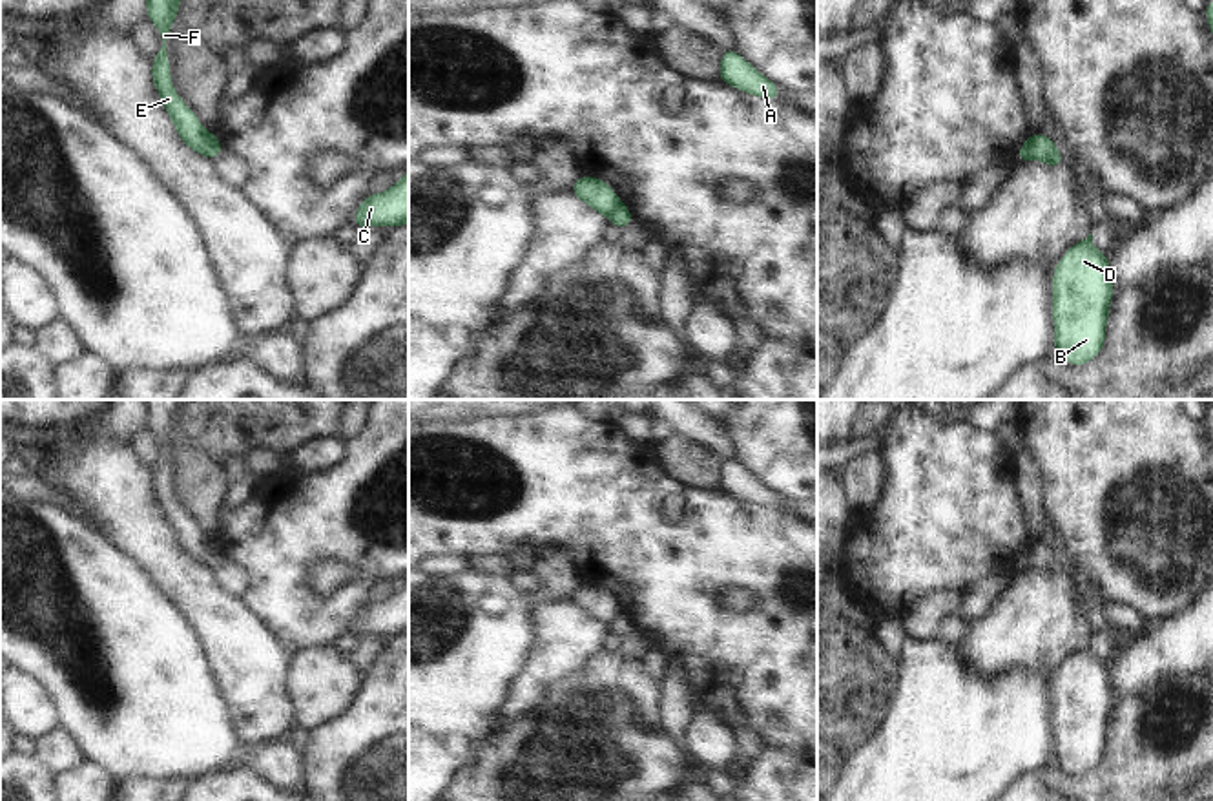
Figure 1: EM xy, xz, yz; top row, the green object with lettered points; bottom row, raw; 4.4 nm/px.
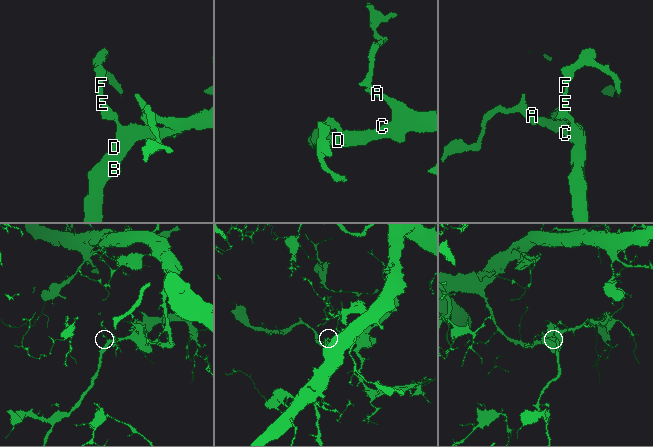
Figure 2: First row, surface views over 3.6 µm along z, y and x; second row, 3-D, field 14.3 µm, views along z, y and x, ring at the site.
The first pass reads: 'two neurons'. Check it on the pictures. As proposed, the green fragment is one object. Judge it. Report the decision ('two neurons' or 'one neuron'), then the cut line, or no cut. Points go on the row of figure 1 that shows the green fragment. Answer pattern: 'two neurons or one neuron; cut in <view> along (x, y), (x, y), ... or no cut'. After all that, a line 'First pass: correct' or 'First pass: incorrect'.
two neurons; cut in xy along (210, 134), (207, 156)
First pass: correct

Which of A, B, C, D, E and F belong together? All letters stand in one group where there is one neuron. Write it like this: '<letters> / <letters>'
A B C D / E F

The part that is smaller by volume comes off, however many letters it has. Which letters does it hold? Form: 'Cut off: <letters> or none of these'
Cut off: E, F

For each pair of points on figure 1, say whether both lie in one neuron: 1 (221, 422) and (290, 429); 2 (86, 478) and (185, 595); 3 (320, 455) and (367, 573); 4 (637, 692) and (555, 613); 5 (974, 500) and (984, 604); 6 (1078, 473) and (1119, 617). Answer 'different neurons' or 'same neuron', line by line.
1: same neuron
2: same neuron
3: different neurons
4: different neurons
5: different neurons
6: different neurons

